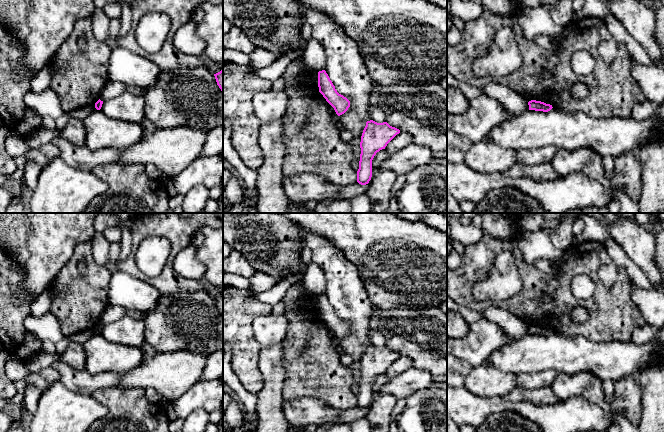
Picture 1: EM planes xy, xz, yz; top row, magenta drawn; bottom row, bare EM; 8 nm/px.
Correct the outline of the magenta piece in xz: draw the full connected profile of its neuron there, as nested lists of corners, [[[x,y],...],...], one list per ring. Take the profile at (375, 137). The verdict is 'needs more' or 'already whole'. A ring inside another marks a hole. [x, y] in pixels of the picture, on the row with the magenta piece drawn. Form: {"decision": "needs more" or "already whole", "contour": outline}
{"decision": "already whole", "contour": [[[367,121],[360,142],[361,154],[357,182],[361,185],[369,183],[372,177],[372,160],[377,152],[385,149],[387,144],[400,133],[400,130],[387,122]]]}

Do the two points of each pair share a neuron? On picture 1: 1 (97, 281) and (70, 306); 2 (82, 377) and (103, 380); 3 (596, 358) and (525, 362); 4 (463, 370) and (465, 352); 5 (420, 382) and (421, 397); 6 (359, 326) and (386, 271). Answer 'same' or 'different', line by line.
1: same
2: same
3: same
4: different
5: different
6: different

